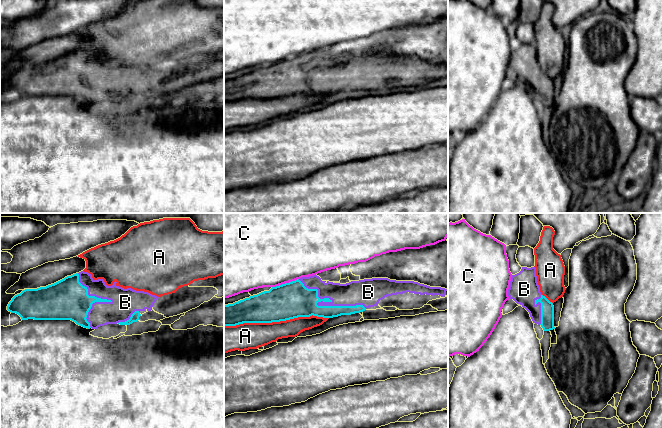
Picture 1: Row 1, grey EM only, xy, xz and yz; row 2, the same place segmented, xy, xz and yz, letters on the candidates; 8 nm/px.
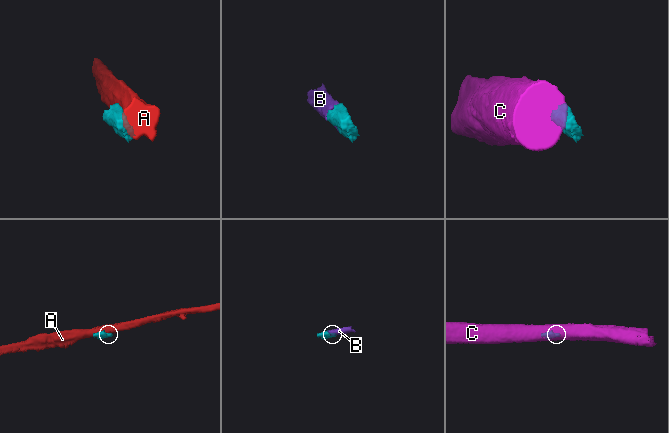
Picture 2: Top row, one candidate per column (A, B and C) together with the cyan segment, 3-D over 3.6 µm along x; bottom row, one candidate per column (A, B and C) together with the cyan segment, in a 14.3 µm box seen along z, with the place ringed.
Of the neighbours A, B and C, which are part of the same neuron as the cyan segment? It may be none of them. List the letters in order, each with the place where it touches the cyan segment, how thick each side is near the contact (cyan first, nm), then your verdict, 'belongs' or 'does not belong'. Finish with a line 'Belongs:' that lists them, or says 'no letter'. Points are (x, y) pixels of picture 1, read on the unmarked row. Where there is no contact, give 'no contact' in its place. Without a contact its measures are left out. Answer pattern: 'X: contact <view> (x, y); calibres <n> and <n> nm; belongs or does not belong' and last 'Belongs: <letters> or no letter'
A: contact xz (276, 97); calibres 300 and 200 nm; does not belong
B: contact xz (324, 82); calibres 280 and 190 nm; belongs
C: contact xz (285, 59); calibres 300 and 500 nm; does not belong
Belongs: B

